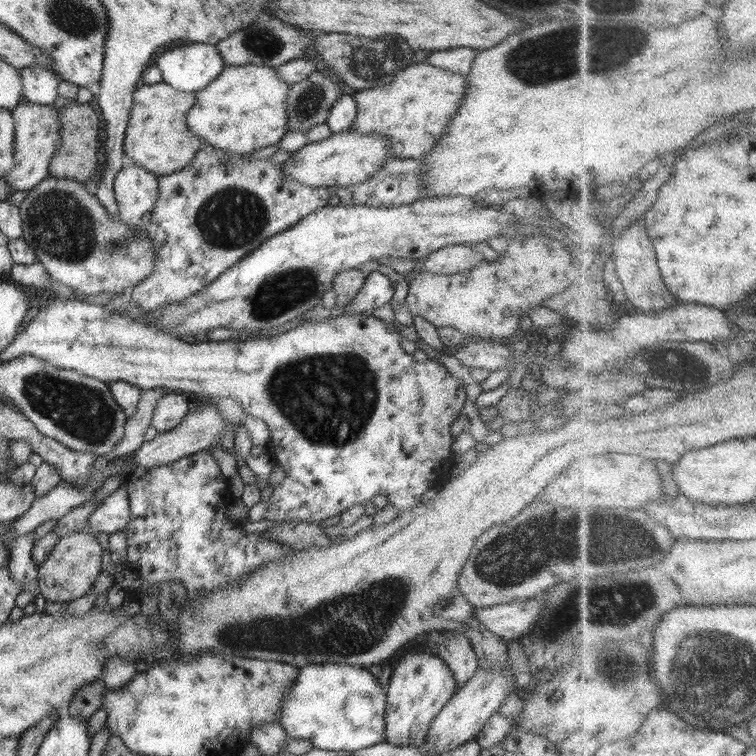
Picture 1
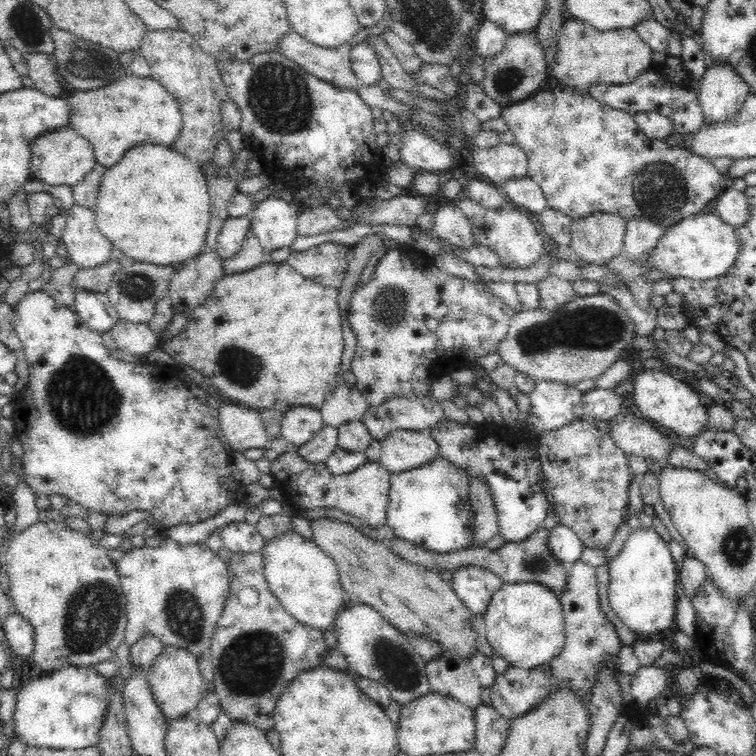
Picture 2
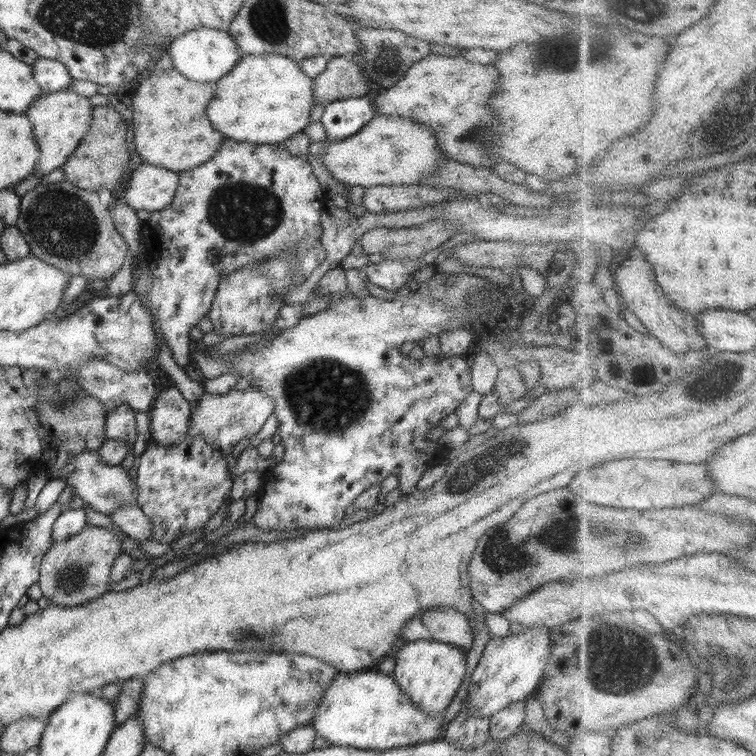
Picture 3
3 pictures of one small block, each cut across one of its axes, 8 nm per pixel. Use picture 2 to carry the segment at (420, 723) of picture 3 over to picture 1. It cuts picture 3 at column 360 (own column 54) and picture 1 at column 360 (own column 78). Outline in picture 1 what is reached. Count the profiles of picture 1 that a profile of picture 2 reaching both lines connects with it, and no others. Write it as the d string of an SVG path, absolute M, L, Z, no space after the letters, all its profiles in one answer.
M305 664L299 667L290 692L282 700L282 714L277 722L290 739L311 740L315 748L332 752L355 752L385 741L386 687L376 680L373 671L351 664Z

